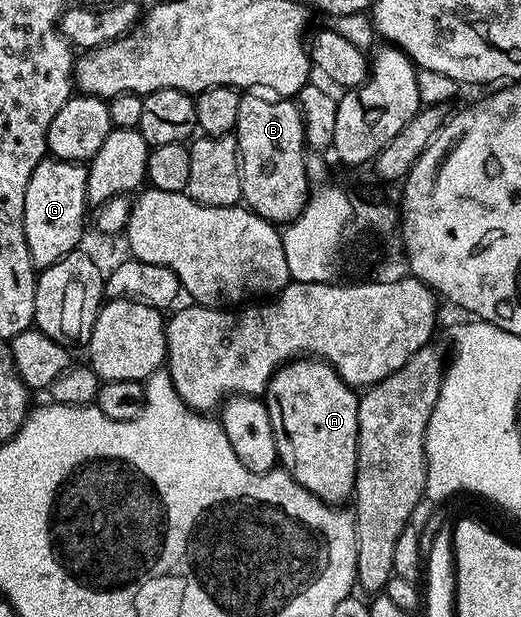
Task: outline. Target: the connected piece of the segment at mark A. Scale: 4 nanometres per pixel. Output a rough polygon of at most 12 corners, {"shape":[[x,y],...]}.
{"shape":[[329,362],[262,398],[279,465],[323,502],[356,489],[357,391]]}

